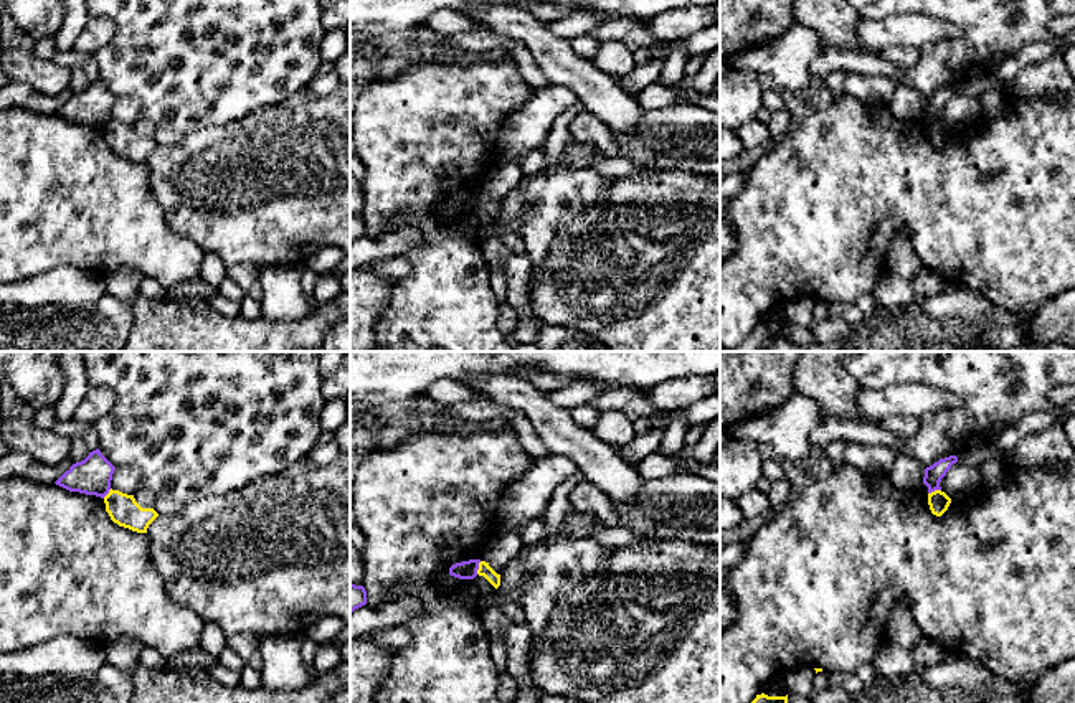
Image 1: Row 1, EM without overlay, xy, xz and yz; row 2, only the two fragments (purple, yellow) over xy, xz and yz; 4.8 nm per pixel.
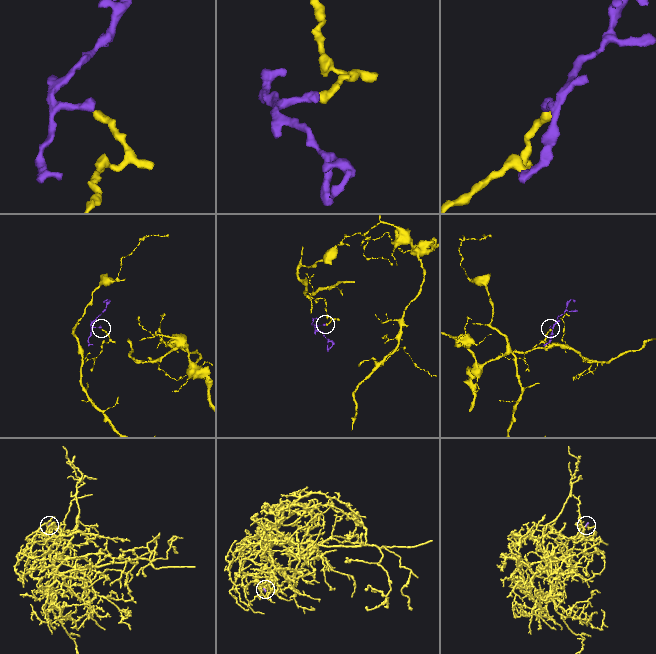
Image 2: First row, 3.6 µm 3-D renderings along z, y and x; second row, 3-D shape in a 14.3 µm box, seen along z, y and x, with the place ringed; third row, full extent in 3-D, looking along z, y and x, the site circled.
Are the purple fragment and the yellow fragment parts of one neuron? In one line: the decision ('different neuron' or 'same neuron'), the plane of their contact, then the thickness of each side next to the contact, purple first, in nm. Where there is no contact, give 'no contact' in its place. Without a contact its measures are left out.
different neuron | xz | 100/70 nm

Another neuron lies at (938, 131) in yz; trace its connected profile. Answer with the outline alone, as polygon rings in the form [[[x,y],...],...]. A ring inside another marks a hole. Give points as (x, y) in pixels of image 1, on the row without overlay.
[[[935,120],[928,124],[930,140],[936,147],[941,147],[948,140],[950,134],[951,134],[951,129],[941,120]]]

